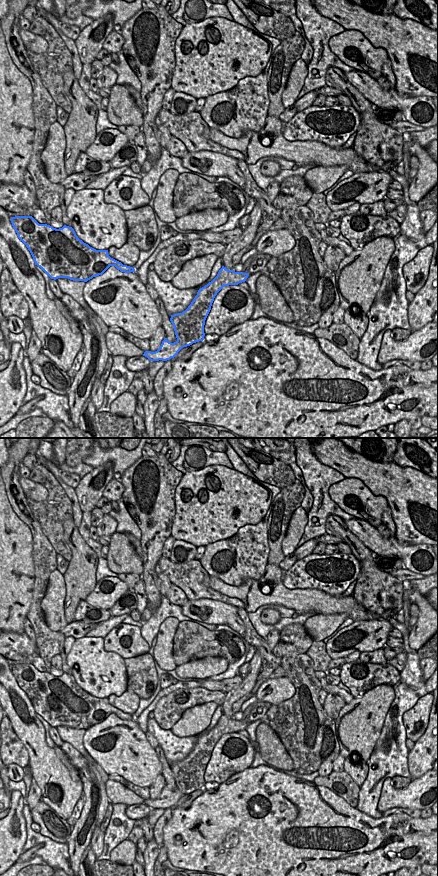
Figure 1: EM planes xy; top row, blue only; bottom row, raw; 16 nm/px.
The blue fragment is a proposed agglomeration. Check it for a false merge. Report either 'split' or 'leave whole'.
split

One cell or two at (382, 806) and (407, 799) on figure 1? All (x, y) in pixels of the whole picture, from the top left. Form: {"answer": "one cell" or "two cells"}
{"answer": "one cell"}

